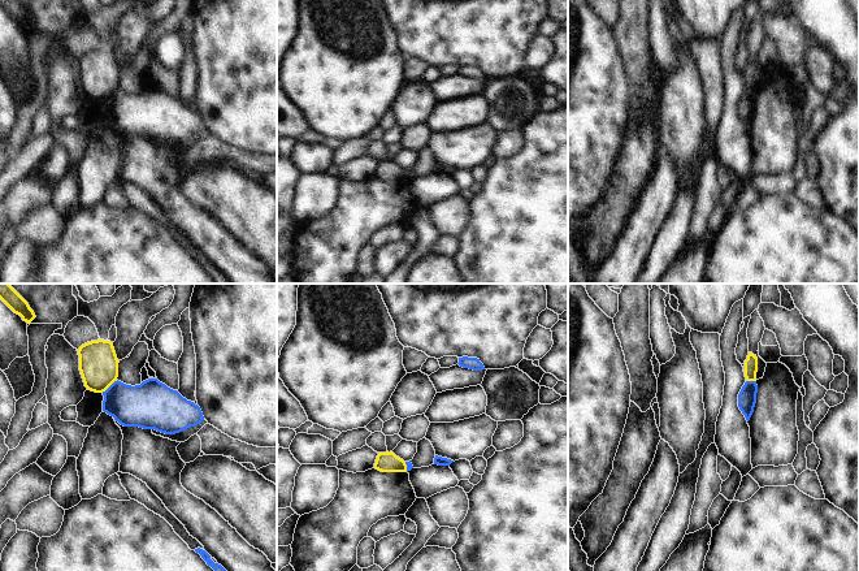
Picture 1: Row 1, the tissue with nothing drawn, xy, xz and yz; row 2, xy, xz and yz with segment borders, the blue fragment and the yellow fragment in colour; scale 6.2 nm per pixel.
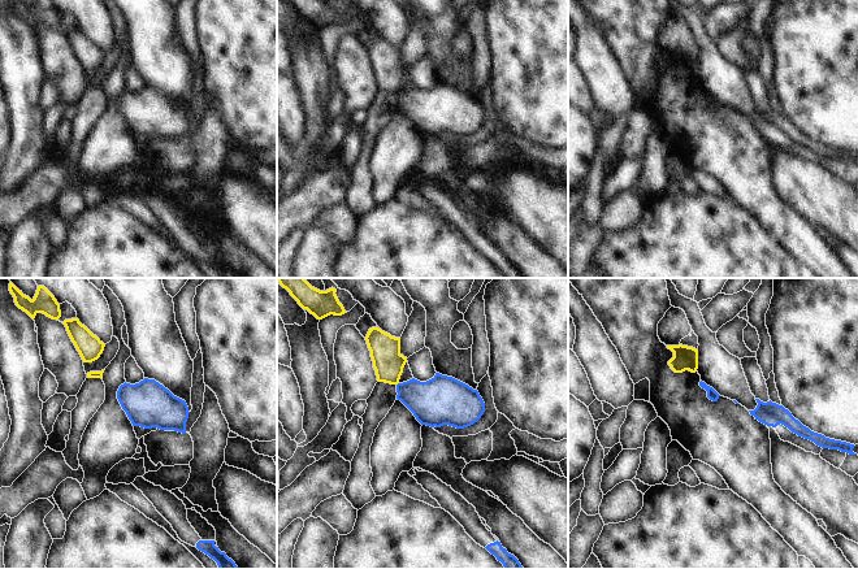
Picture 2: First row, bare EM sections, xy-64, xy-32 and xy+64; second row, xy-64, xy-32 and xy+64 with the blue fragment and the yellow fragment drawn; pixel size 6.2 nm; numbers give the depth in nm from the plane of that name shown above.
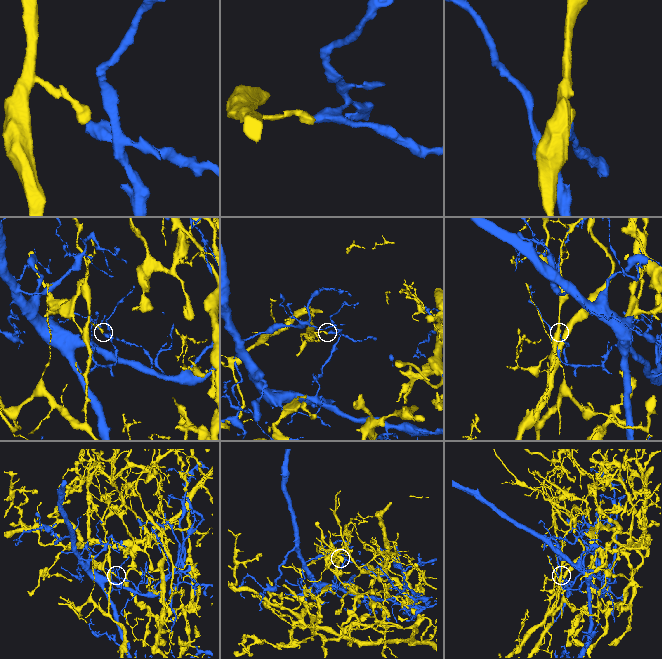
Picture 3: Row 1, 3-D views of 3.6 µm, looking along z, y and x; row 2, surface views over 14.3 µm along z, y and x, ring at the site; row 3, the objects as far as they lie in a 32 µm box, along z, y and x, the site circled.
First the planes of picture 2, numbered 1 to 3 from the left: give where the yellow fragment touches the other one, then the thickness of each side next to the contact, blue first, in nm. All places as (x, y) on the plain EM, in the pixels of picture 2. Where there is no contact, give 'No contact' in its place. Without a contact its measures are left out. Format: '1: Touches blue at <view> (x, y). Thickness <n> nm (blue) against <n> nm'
1: No contact
2: No contact
3: No contact

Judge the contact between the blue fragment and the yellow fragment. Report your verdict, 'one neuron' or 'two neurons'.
two neurons

